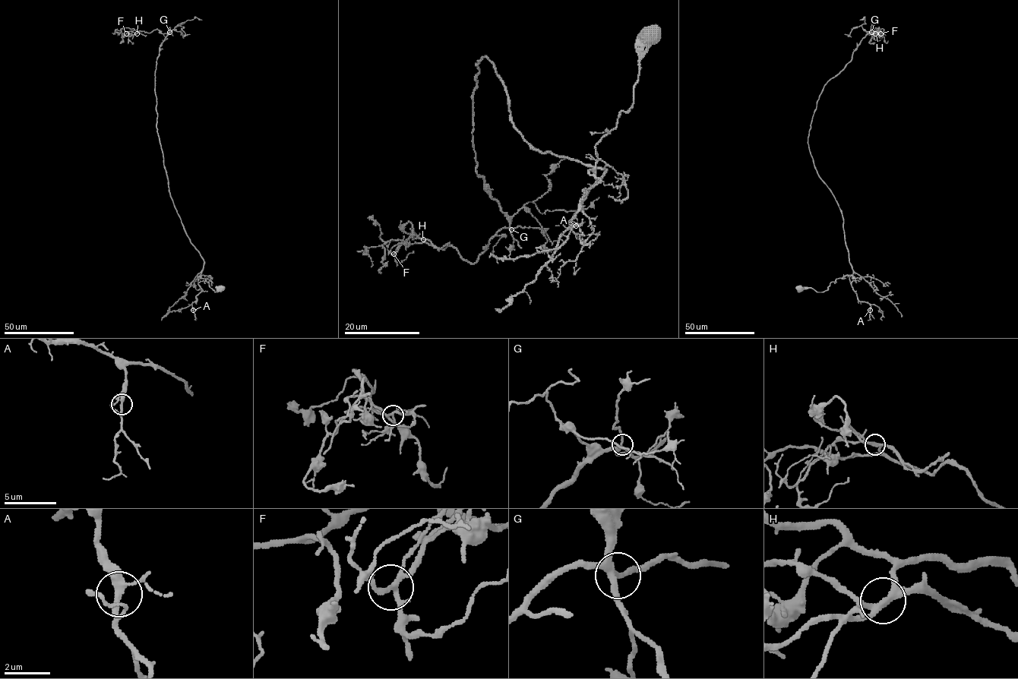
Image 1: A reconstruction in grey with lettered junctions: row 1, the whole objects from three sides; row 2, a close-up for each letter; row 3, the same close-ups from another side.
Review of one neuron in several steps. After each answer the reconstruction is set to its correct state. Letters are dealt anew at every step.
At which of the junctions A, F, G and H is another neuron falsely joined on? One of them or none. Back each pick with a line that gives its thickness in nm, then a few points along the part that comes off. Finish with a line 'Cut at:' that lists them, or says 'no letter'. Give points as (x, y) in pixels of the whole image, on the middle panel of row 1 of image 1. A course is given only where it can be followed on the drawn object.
H: 260 nm | (423, 238), (408, 238), (396, 252), (395, 257), (403, 261), (413, 251)
Cut at: H

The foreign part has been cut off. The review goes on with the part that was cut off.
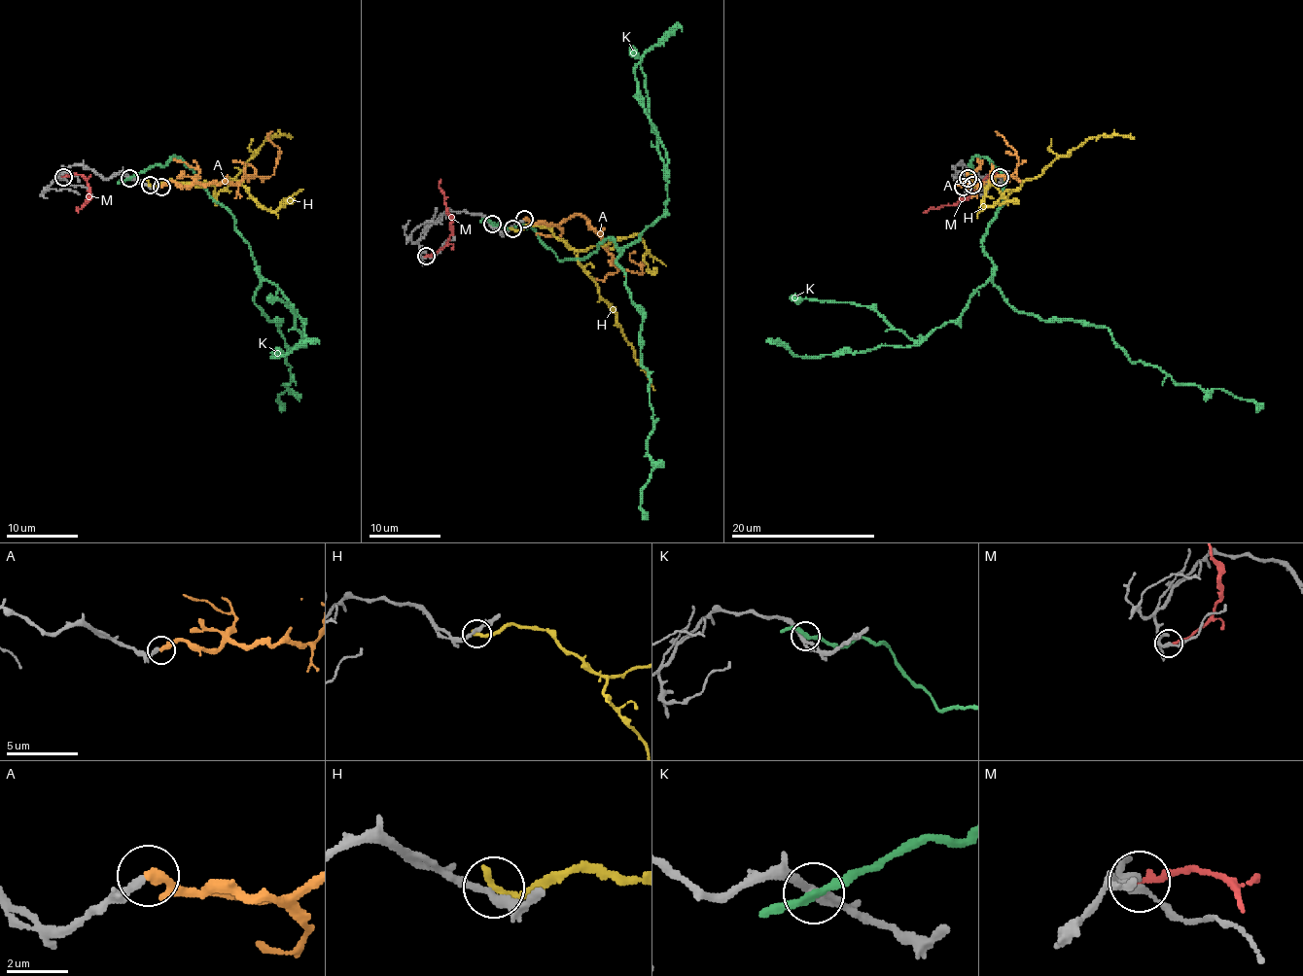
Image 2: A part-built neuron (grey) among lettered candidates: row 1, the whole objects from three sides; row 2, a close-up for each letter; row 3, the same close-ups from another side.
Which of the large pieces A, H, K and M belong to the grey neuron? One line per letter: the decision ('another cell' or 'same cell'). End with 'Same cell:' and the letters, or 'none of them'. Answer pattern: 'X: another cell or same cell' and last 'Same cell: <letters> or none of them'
A: same cell
H: another cell
K: another cell
M: another cell
Same cell: A

